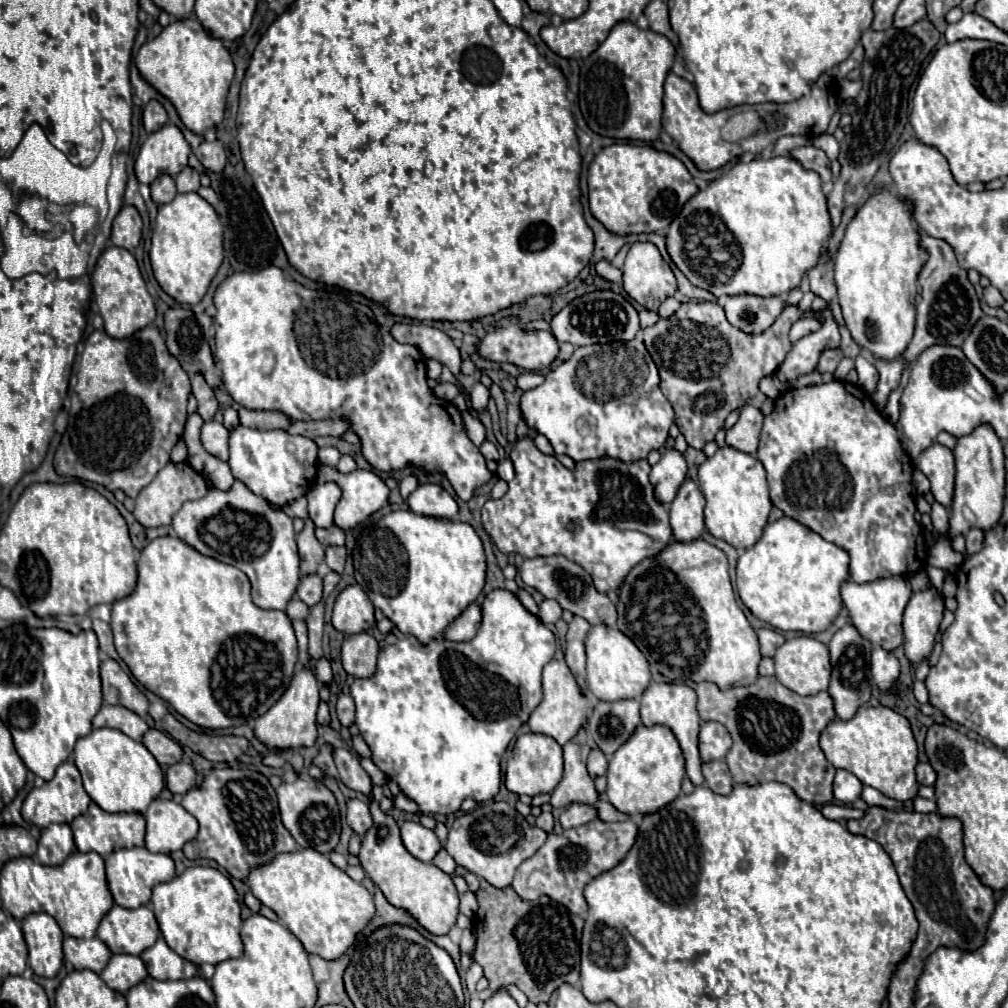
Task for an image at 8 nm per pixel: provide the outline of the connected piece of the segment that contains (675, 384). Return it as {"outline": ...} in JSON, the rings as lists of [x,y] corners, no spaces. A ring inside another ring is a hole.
{"outline":[[[688,301],[688,303],[682,303],[672,317],[660,319],[654,327],[644,329],[646,349],[650,351],[660,371],[660,379],[662,379],[660,389],[670,401],[670,405],[674,407],[676,425],[680,433],[686,437],[686,443],[690,447],[704,449],[708,441],[714,441],[714,435],[722,427],[728,413],[732,413],[734,409],[742,409],[750,397],[756,397],[760,379],[772,375],[778,369],[778,365],[784,361],[784,357],[790,353],[792,343],[788,339],[788,333],[790,333],[790,327],[800,319],[800,315],[802,313],[798,311],[798,307],[784,307],[784,313],[780,313],[780,317],[764,333],[756,335],[756,333],[744,333],[732,327],[724,317],[722,307],[718,307],[716,303]]]}

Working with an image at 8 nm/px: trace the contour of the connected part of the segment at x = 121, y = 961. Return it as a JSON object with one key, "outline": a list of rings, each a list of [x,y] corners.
{"outline":[[[112,955],[110,963],[100,973],[100,977],[110,989],[118,993],[128,993],[132,985],[138,985],[140,981],[144,981],[144,977],[148,977],[148,971],[146,971],[144,961],[140,961],[140,957]]]}

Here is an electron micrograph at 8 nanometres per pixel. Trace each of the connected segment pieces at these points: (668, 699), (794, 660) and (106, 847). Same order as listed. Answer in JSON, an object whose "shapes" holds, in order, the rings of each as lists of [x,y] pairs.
{"shapes":[[[[650,683],[648,689],[640,697],[640,715],[644,725],[664,725],[672,729],[674,737],[678,739],[684,759],[686,759],[686,773],[694,785],[702,785],[702,761],[698,753],[698,733],[700,733],[700,717],[696,711],[696,693],[686,685],[676,683]]],[[[796,637],[786,641],[774,655],[774,665],[776,665],[776,679],[792,689],[794,693],[808,697],[808,695],[816,695],[820,691],[828,689],[830,683],[830,655],[828,655],[828,647],[822,645],[820,641],[812,639],[812,637]]],[[[90,803],[88,811],[84,815],[78,815],[72,823],[74,843],[80,853],[100,853],[106,857],[108,853],[116,849],[132,849],[144,845],[144,817],[138,813],[106,813],[96,803]]]]}

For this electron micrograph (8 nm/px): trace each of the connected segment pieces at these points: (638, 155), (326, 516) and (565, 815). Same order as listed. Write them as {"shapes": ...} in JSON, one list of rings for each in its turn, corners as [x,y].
{"shapes":[[[[616,143],[604,147],[588,167],[590,213],[618,237],[640,233],[664,233],[680,215],[684,201],[694,197],[698,187],[684,163],[670,153],[652,147]]],[[[328,481],[324,485],[314,487],[308,495],[308,511],[310,519],[316,527],[330,527],[334,507],[340,501],[340,487],[334,481]]],[[[570,805],[568,809],[562,811],[562,827],[572,829],[572,827],[580,827],[588,821],[592,821],[596,817],[596,811],[588,805]]]]}

